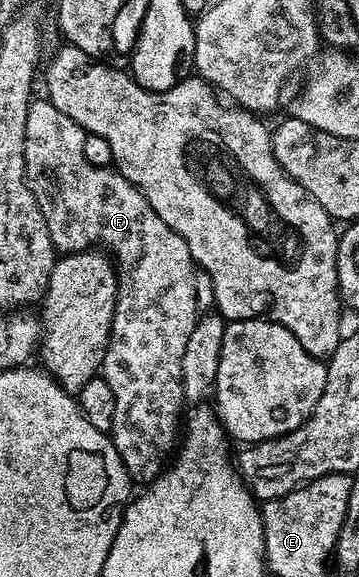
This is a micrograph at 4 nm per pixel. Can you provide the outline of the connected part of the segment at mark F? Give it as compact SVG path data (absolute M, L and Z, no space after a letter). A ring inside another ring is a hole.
M43 97L32 102L29 117L25 117L25 173L29 189L33 197L37 197L41 217L45 217L45 225L49 225L49 237L56 252L102 248L114 262L119 276L119 296L101 368L101 378L109 381L115 398L109 434L132 481L149 484L163 474L177 447L175 426L178 423L180 426L179 409L185 405L181 359L185 357L185 345L189 345L189 337L201 315L195 288L195 259L189 253L189 245L153 213L153 205L145 201L124 175L110 166L94 167L85 159L85 132L81 125L65 117L61 109Z

